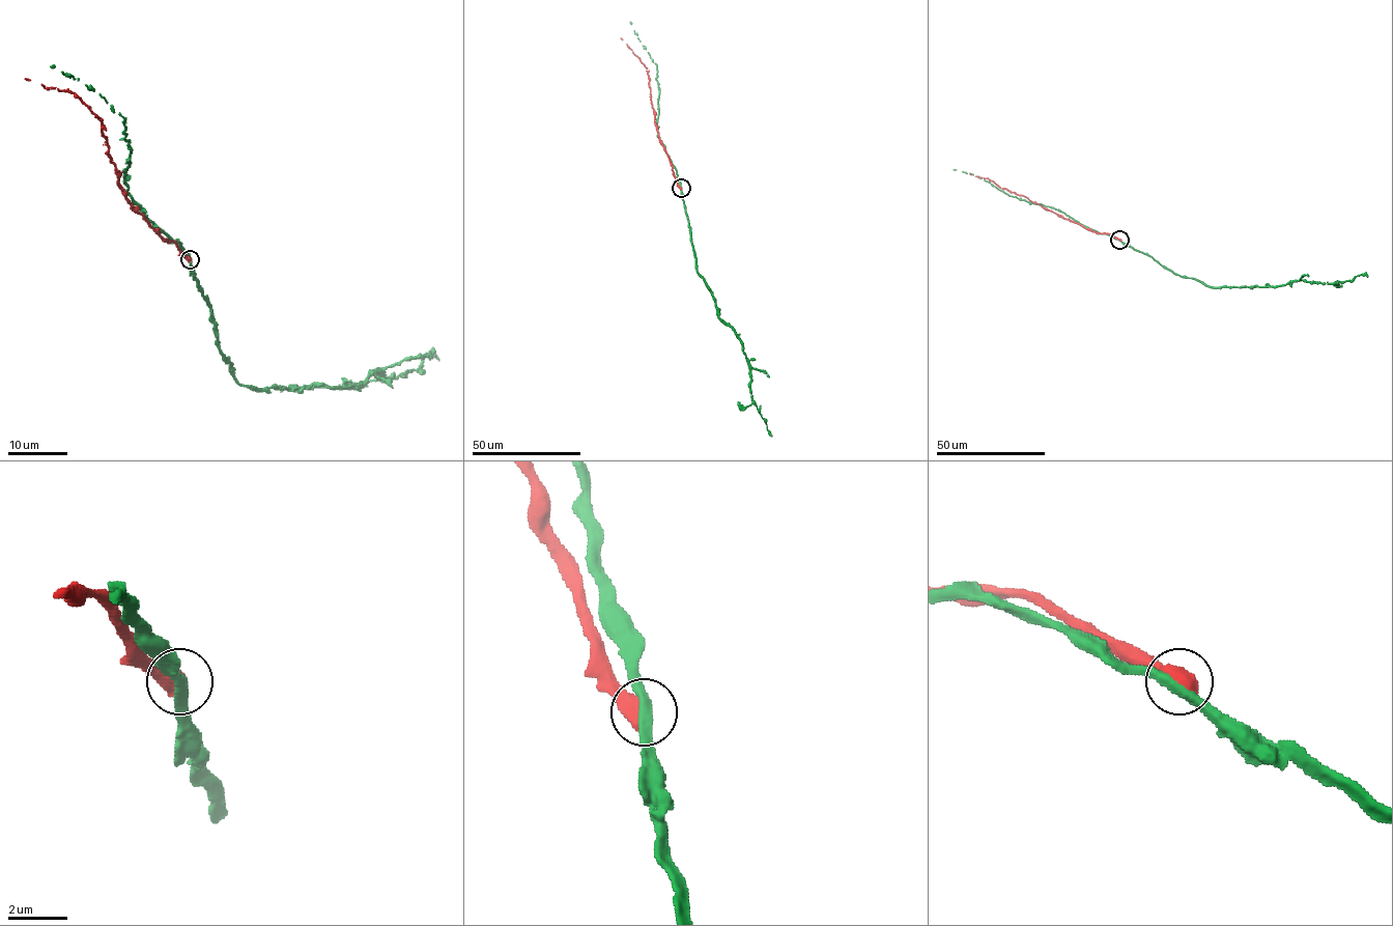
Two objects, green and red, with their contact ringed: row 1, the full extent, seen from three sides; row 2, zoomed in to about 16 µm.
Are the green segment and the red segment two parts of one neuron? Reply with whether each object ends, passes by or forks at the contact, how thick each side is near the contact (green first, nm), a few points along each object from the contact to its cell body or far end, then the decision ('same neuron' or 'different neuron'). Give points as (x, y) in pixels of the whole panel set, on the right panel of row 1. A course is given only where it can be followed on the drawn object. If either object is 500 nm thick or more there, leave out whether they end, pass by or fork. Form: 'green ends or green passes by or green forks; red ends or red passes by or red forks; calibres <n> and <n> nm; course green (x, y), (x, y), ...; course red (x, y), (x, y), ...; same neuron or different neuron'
calibres 360 and 700 nm; course green (1119, 240), (1181, 276), (1199, 280), (1210, 287), (1273, 286), (1302, 280), (1337, 283), (1361, 275), (1367, 277); course red (1119, 240), (1087, 230), (1025, 197), (1000, 188), (989, 179), (969, 173); different neuron

